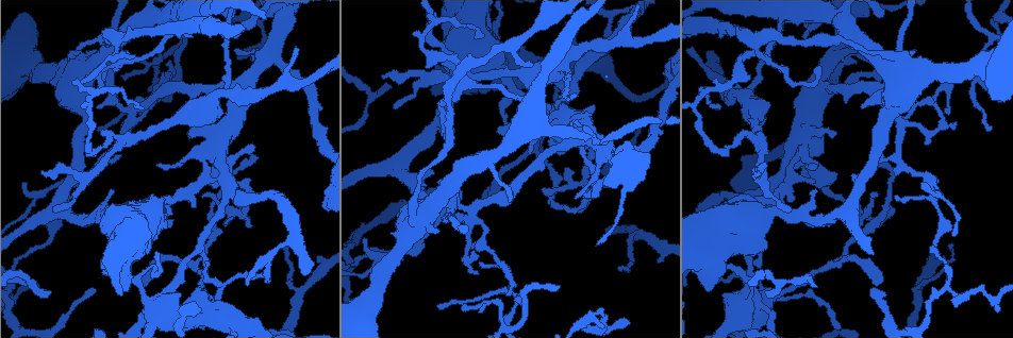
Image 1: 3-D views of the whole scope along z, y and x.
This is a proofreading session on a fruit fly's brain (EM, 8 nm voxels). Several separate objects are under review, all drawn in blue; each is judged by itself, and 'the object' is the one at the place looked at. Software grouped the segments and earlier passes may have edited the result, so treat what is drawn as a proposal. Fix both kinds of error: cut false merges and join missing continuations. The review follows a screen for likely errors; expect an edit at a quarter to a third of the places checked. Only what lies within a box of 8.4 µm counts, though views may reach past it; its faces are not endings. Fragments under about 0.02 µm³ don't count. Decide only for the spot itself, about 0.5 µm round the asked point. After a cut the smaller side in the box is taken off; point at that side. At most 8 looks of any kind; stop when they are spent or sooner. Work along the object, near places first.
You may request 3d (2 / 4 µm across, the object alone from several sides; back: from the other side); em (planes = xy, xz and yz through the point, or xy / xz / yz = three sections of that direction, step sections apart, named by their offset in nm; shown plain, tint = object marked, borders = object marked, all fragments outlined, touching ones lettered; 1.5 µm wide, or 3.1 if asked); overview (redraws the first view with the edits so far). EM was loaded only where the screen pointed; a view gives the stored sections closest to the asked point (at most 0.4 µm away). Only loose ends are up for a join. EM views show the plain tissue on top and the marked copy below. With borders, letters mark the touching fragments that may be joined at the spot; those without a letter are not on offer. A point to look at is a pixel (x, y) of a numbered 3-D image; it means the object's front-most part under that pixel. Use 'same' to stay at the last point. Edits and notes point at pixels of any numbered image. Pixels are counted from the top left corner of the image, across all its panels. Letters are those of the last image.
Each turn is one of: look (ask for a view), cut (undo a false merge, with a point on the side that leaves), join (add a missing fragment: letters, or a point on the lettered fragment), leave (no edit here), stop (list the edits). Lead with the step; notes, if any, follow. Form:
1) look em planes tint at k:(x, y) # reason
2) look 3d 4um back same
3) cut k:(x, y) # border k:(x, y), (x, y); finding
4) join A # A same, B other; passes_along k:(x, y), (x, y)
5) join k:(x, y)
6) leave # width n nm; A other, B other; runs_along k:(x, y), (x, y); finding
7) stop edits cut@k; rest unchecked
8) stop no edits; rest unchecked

look em yz step 4 tint at 1:(720, 107) # tapers out

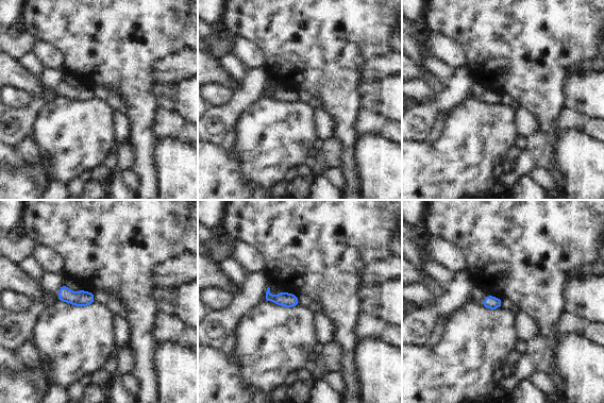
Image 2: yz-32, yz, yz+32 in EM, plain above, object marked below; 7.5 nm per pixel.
look em planes borders same # another direction

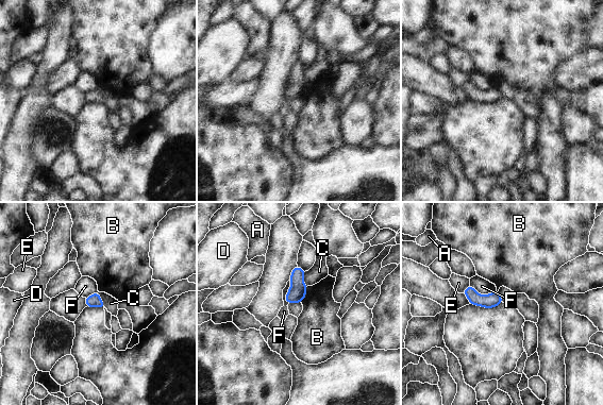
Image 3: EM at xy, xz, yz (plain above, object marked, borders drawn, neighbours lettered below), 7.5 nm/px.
leave # longest_contact F 200 nm; A other, B other, C other, D other, E other, F other; none of them fits

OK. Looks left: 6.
look em planes borders at 1:(193, 37) # branch stops here

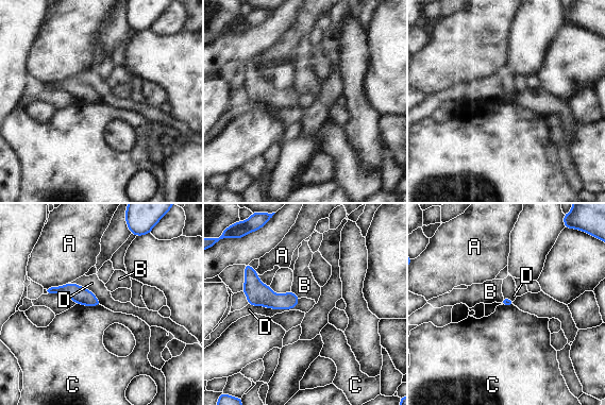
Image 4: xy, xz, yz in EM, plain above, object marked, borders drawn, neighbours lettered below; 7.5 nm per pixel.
leave # A other, B other, C other, D other; border 4:(76, 303), (101, 305); no lettered fragment goes on from it

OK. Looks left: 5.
look 3d 4um back at 1:(174, 79) # arms part here

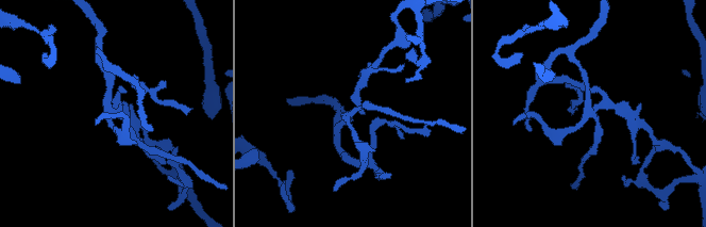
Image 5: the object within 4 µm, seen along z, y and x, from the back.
look em yz step 8 tint at 5:(589, 109) # shape alone is not enough

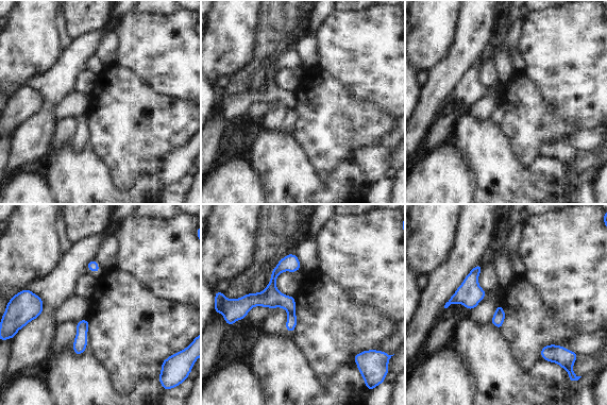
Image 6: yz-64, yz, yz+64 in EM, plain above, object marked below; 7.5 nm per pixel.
look em yz step 8 borders same

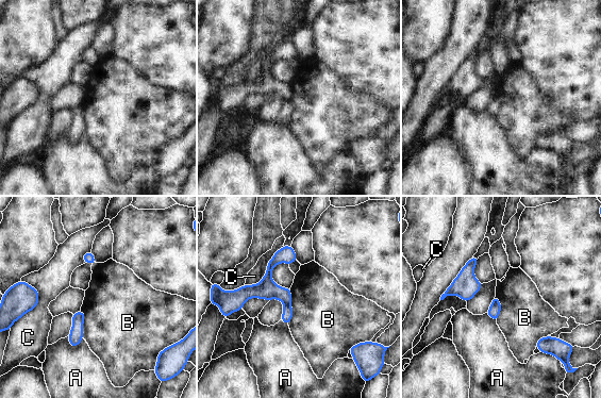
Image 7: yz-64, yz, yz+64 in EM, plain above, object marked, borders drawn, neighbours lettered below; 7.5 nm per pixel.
cut 7:(266, 288) # width 80 nm; A other, B other, C other; border 7:(285, 304), (289, 305); two cells meet here

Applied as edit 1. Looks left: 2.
look em xy step 4 tint at 1:(866, 212) # abrupt turn

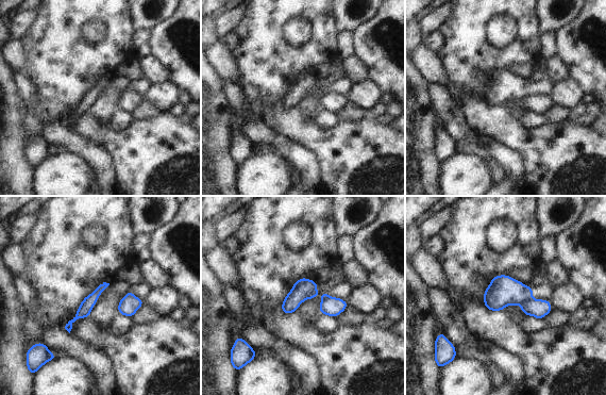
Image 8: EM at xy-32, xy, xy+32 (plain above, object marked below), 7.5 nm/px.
look em xy step 4 borders same # see the neighbours

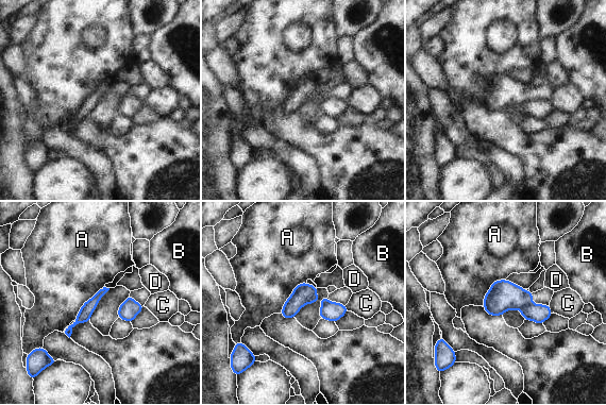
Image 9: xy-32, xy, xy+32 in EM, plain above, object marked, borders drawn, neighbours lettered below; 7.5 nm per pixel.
cut 9:(503, 296) # width 90 nm; A other, B other, C other, D other; border 9:(531, 303), (520, 309); a second cell is stuck on

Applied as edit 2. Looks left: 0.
stop edits cut@7, cut@9; rest unchecked

